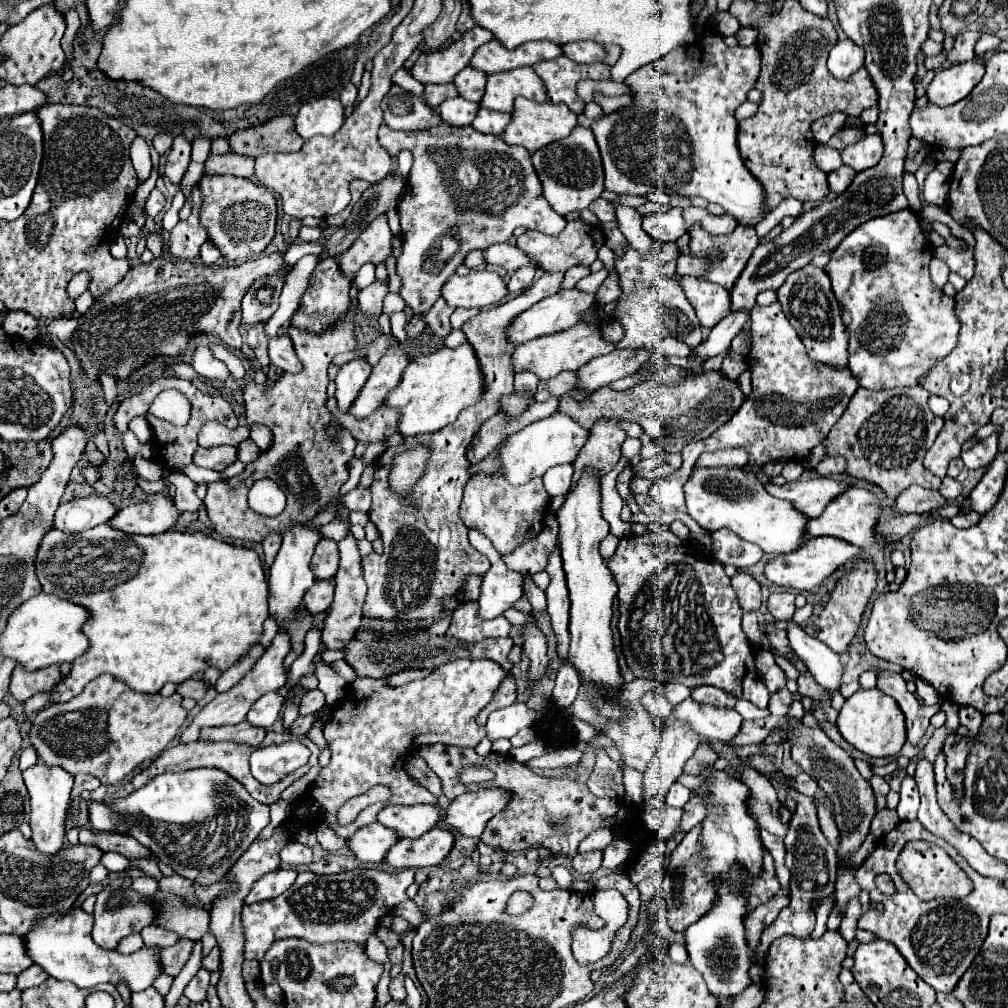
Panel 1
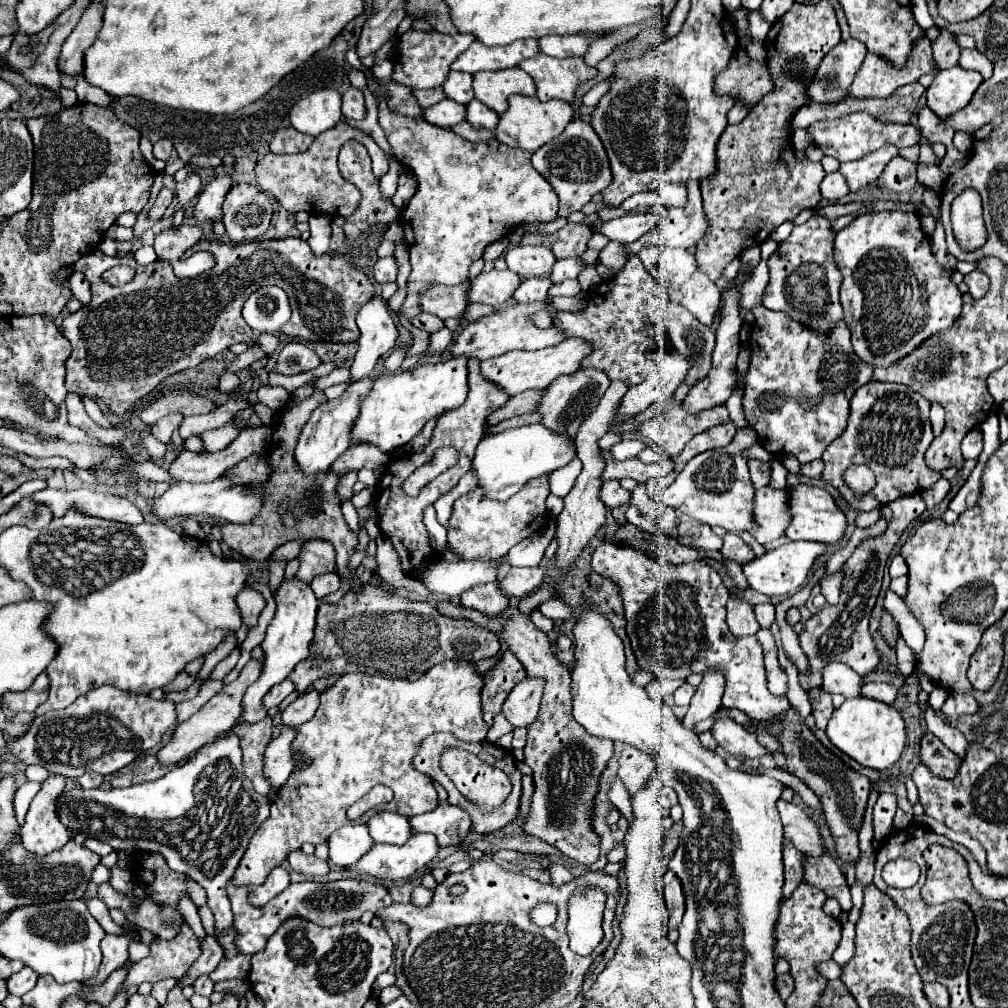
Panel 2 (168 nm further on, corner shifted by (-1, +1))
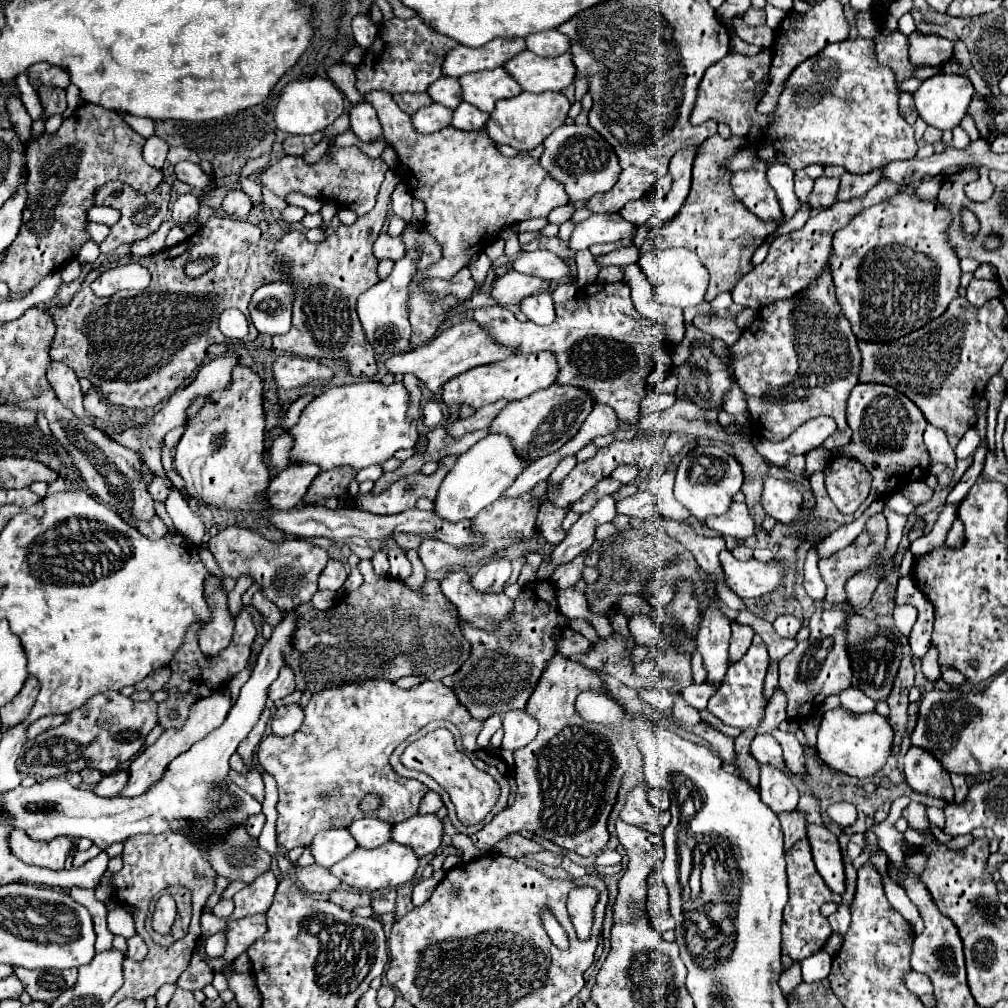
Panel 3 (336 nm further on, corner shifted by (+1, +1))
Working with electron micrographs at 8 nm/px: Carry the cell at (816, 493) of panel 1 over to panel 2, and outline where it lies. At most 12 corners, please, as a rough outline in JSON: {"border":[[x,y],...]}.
{"border":[[786,488],[754,492],[750,534],[762,546],[784,534]]}

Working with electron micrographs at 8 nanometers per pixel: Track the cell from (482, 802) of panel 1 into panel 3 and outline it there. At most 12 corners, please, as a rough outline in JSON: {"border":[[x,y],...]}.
{"border":[[416,814],[392,828],[392,840],[426,856],[440,848],[444,824]]}

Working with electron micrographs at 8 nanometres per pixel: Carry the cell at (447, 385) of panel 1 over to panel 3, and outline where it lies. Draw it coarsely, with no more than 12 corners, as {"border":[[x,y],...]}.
{"border":[[404,384],[326,388],[290,462],[366,468],[412,448]]}

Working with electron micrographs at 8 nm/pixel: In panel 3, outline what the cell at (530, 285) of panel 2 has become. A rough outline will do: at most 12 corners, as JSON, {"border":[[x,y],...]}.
{"border":[[534,294],[520,310],[534,324],[554,320],[552,294]]}

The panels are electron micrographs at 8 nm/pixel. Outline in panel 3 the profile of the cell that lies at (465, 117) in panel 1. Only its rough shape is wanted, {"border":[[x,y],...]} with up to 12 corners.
{"border":[[440,104],[412,116],[418,132],[430,134],[452,124],[452,108]]}

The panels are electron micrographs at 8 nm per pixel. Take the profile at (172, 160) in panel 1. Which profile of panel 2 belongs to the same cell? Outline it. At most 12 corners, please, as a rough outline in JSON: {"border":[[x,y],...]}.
{"border":[[200,176],[176,184],[178,204],[188,206],[202,190]]}

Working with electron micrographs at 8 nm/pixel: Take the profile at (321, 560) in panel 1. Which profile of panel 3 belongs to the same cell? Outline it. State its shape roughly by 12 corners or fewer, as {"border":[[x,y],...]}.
{"border":[[248,528],[212,536],[220,570],[252,574],[284,612],[310,602],[328,552]]}

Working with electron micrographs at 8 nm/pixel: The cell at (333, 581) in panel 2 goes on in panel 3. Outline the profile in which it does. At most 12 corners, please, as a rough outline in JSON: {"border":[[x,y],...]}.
{"border":[[328,560],[318,578],[320,590],[340,590],[346,568]]}

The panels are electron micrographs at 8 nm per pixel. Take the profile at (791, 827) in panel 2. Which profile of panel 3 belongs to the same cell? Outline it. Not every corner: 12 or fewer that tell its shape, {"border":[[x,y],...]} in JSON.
{"border":[[808,824],[814,864],[826,886],[844,892],[842,854],[836,836]]}

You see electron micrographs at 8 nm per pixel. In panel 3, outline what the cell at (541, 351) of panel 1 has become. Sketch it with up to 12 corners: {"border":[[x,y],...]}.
{"border":[[516,354],[448,380],[442,400],[482,408],[556,380],[552,354]]}

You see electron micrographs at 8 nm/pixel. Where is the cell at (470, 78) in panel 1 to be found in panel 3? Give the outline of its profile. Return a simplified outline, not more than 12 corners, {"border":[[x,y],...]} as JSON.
{"border":[[438,78],[428,94],[434,102],[456,108],[462,102],[460,82]]}

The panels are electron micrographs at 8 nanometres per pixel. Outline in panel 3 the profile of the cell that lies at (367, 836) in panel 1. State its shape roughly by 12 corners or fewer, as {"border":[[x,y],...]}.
{"border":[[348,828],[316,834],[310,848],[330,868],[358,846]]}

